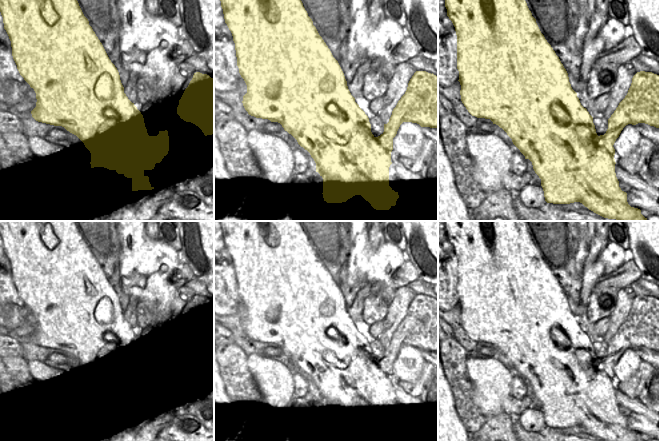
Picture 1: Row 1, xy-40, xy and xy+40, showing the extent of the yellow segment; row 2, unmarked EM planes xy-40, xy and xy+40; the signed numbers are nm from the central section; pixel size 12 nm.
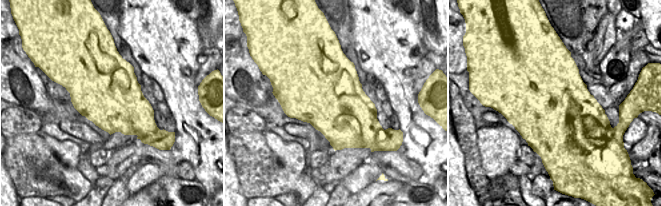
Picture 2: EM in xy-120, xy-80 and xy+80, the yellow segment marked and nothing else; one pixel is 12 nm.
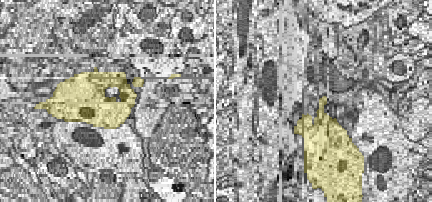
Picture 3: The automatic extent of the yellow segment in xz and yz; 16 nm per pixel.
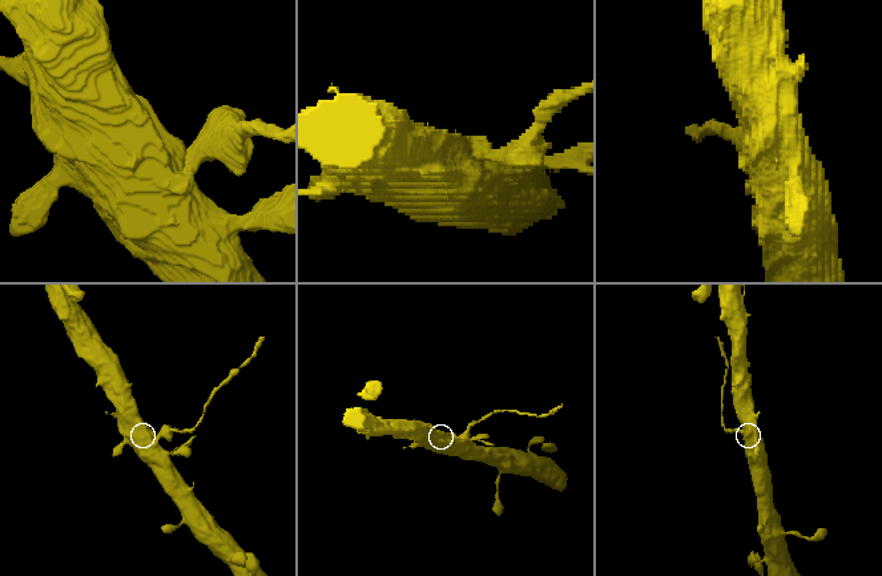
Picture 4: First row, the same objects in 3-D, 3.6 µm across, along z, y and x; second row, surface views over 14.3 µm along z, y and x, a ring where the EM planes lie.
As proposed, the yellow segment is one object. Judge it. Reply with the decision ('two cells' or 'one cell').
two cells

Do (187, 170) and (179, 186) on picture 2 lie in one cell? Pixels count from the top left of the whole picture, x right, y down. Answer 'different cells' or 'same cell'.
same cell

